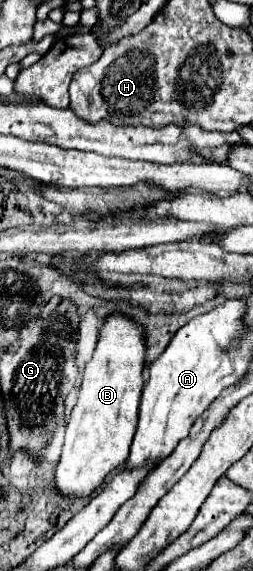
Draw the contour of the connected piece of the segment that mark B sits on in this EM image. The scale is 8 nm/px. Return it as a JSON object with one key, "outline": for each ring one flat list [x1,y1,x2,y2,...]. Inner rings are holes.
{"outline":[[119,314,105,320,99,332,99,342,93,352,91,362,85,368,83,386,79,392,79,400,69,416,67,434,65,434,65,446,59,460,59,466,55,470,55,486,61,494,73,494,73,496,89,496,99,484,103,484,105,476,127,462,129,458,129,446,137,428,137,414,139,414,139,402,141,402,141,390,145,386,143,380,145,370,145,344,143,344,143,328]]}

